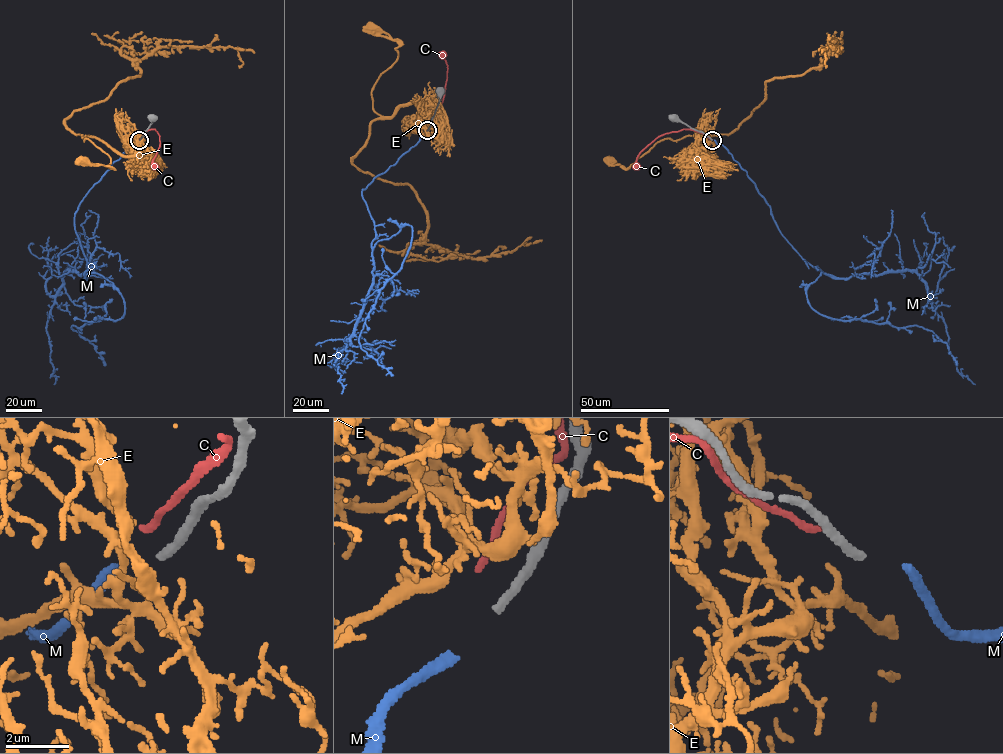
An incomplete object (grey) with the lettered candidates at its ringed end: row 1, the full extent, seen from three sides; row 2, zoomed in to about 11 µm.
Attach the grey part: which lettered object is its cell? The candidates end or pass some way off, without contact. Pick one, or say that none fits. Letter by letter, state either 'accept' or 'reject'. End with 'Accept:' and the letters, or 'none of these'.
C: reject
E: reject
M: accept
Accept: M

